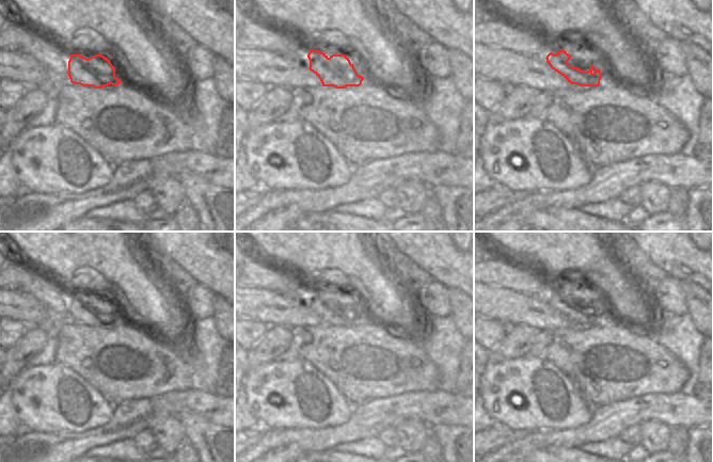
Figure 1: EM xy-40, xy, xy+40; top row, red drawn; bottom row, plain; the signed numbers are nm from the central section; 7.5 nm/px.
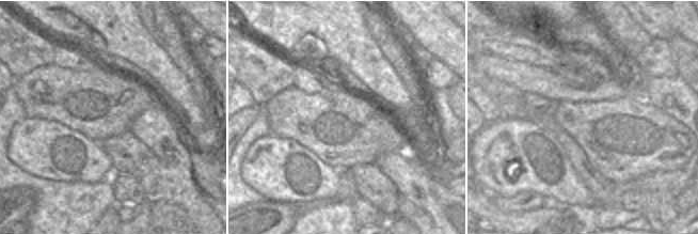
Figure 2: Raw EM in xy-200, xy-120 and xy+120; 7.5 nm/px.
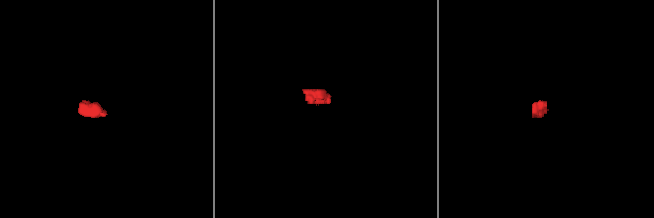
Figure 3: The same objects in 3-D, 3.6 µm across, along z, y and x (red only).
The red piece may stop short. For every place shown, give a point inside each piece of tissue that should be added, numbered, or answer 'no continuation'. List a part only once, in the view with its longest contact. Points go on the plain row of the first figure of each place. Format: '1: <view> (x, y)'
1: xy+40 (579, 301)

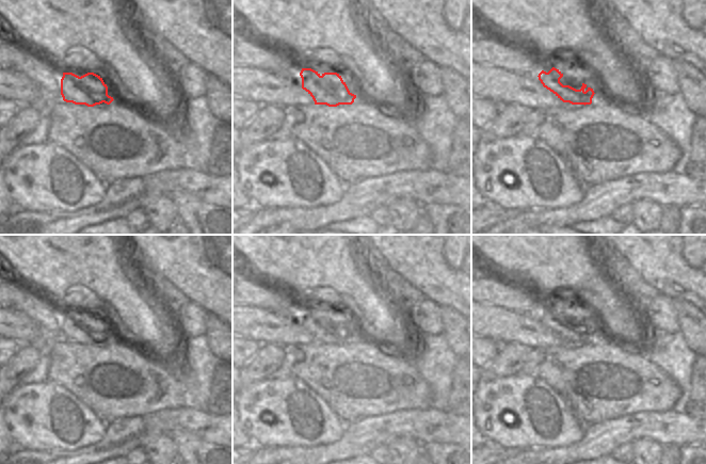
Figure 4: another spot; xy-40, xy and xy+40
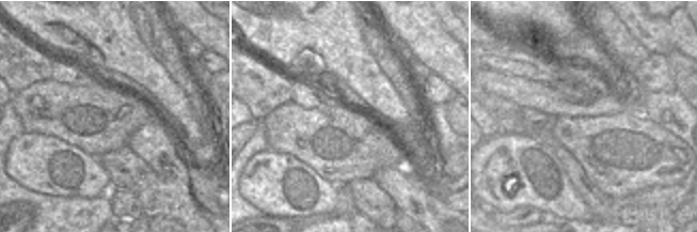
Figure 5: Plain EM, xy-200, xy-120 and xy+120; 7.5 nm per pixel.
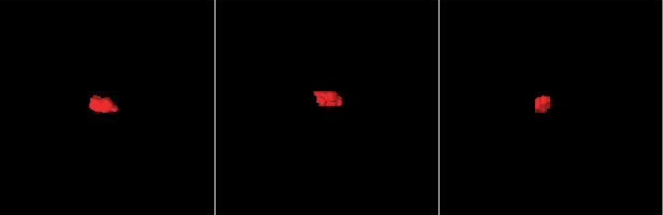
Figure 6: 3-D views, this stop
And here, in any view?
1: xy+40 (571, 319)

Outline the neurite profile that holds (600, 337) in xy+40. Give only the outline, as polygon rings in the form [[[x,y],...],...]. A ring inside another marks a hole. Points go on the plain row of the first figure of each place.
[[[594,333],[594,335],[592,337],[592,341],[599,341],[601,343],[611,345],[611,343],[613,343],[614,340],[610,336],[604,334],[604,333]]]

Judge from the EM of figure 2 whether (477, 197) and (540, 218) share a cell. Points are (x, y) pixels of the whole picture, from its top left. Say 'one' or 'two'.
one

